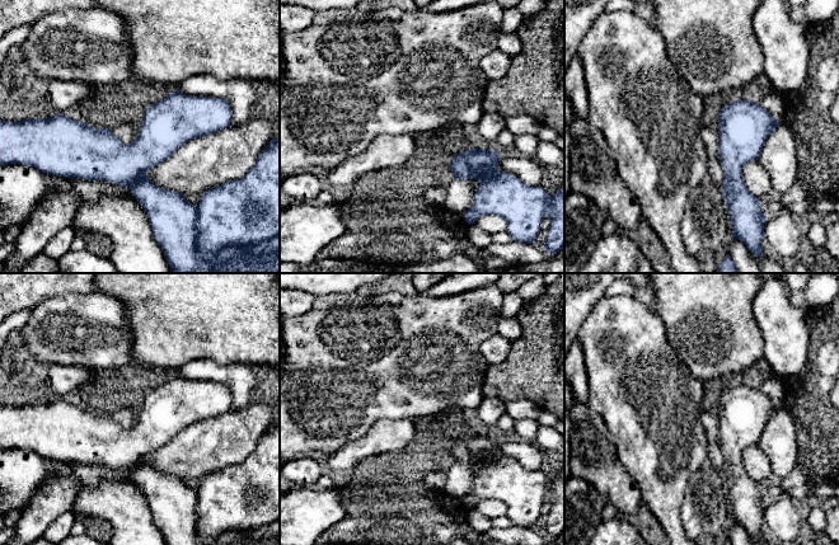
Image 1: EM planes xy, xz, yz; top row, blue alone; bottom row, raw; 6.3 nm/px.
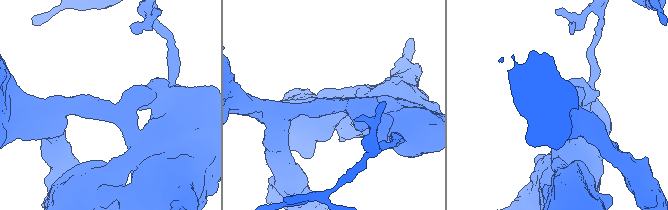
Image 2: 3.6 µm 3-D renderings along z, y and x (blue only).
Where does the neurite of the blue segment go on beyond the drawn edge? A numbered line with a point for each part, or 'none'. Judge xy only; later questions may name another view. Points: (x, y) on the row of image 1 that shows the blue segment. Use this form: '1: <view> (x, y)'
none

